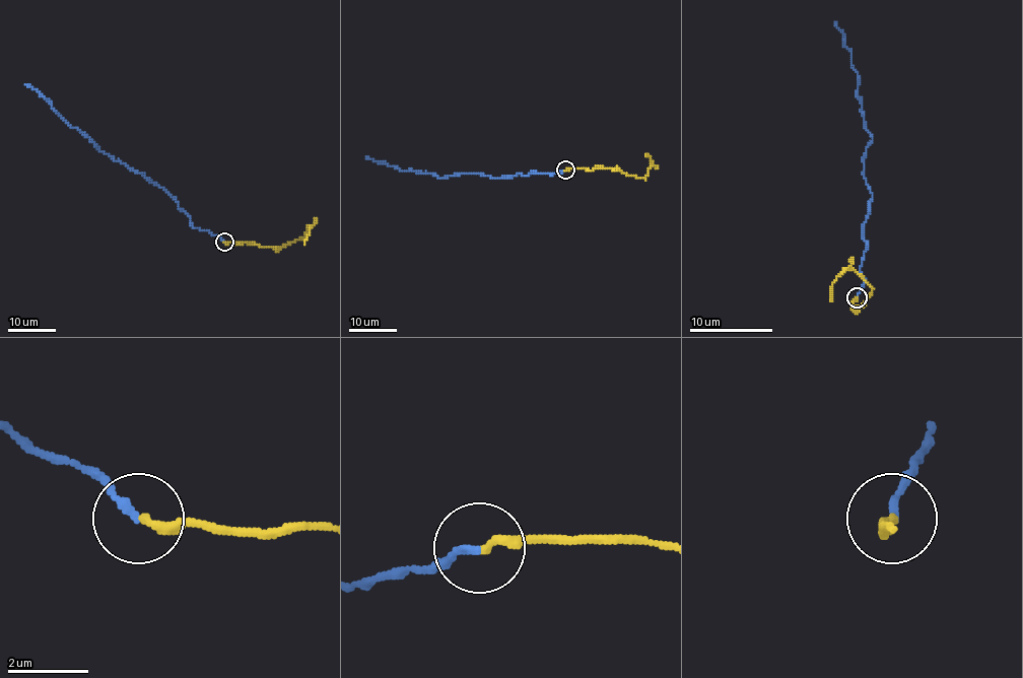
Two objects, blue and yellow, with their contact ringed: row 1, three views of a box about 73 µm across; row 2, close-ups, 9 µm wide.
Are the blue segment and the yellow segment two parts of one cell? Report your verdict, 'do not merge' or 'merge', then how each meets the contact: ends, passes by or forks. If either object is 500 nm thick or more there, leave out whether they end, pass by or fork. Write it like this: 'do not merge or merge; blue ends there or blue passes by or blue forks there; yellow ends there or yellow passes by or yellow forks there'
do not merge; blue ends there; yellow ends there

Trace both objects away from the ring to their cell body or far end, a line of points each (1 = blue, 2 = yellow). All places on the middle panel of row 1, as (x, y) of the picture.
1: (565, 170), (492, 179), (482, 174), (456, 174), (439, 179), (411, 168), (401, 172), (365, 156)
2: (565, 170), (619, 168), (643, 179), (652, 162), (650, 155), (644, 154)

